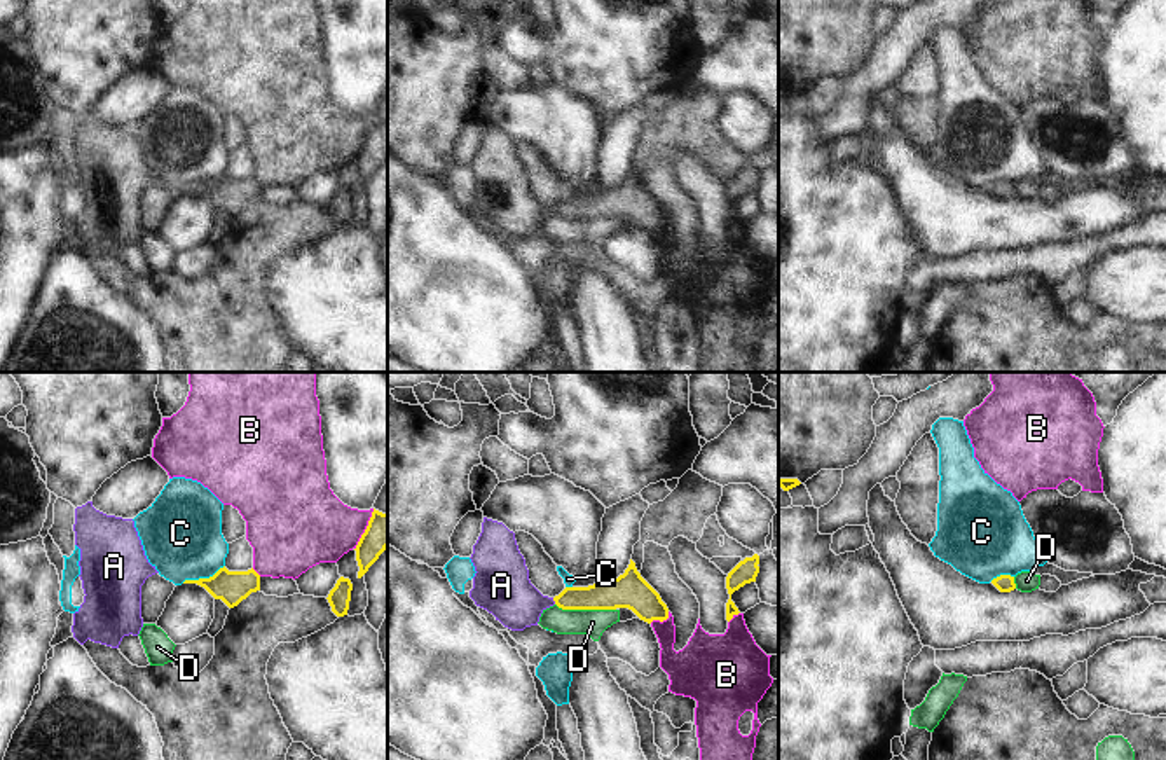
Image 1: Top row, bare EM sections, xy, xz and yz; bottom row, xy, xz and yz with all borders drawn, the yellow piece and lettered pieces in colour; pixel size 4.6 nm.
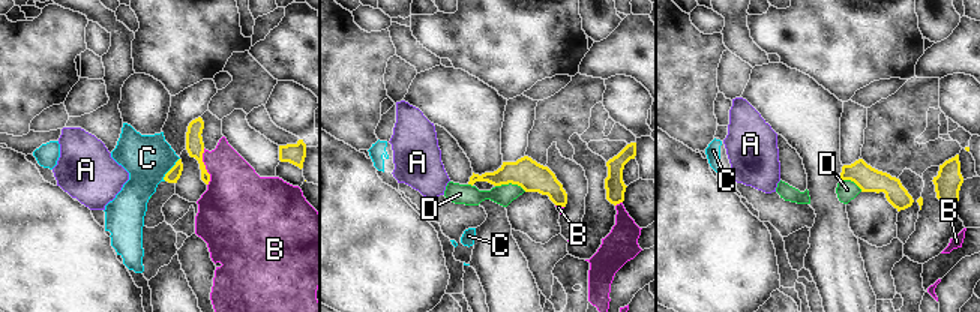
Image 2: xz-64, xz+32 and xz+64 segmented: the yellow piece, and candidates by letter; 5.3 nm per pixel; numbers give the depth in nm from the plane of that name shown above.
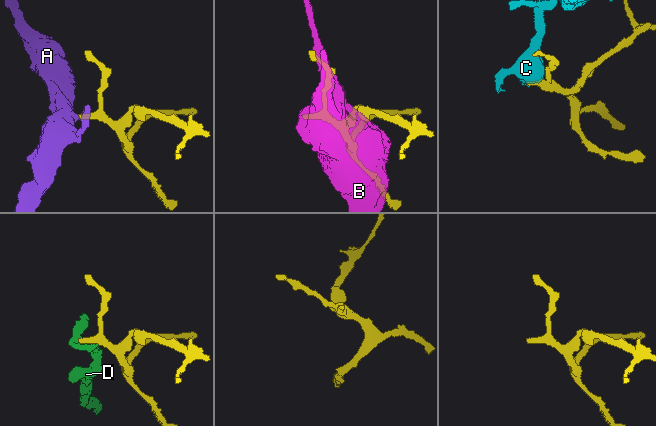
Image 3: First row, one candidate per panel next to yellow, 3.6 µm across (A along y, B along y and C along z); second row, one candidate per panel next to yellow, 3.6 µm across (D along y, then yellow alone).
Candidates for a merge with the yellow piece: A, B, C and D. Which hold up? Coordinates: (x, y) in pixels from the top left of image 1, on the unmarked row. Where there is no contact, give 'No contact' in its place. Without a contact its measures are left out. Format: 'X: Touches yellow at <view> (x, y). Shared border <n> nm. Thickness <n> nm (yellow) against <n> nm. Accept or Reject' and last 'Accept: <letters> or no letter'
A: Touches yellow at xz (554, 208). Shared border 40 nm. Thickness 130 nm (yellow) against 260 nm. Accept
B: Touches yellow at xz (660, 229). Shared border 110 nm. Thickness 160 nm (yellow) against 180 nm. Reject
C: Touches yellow at xy (203, 187). Shared border 220 nm. Thickness 150 nm (yellow) against 360 nm. Reject
D: Touches yellow at xz (585, 217). Shared border 280 nm. Thickness 160 nm (yellow) against 130 nm. Reject
Accept: A

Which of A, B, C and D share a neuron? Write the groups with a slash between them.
A / B / C / D

